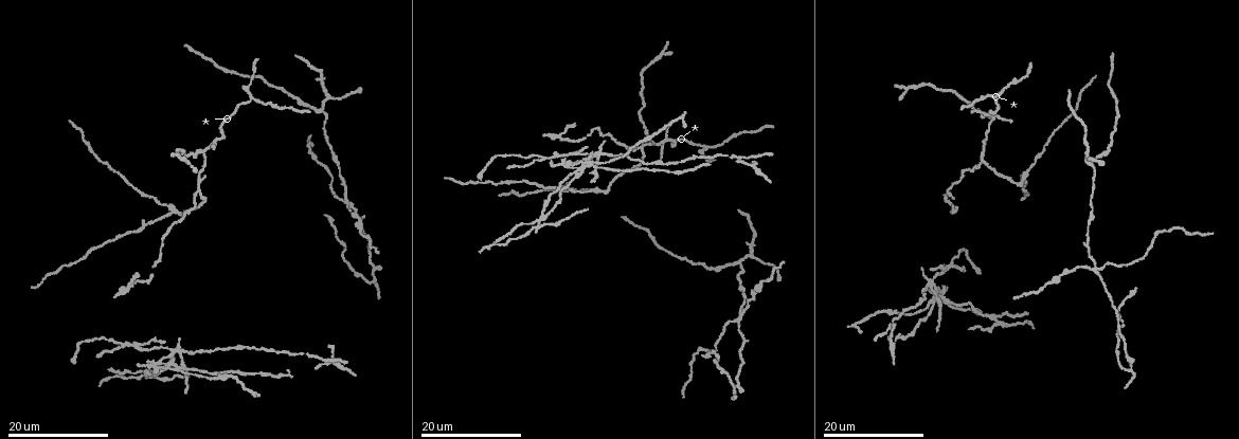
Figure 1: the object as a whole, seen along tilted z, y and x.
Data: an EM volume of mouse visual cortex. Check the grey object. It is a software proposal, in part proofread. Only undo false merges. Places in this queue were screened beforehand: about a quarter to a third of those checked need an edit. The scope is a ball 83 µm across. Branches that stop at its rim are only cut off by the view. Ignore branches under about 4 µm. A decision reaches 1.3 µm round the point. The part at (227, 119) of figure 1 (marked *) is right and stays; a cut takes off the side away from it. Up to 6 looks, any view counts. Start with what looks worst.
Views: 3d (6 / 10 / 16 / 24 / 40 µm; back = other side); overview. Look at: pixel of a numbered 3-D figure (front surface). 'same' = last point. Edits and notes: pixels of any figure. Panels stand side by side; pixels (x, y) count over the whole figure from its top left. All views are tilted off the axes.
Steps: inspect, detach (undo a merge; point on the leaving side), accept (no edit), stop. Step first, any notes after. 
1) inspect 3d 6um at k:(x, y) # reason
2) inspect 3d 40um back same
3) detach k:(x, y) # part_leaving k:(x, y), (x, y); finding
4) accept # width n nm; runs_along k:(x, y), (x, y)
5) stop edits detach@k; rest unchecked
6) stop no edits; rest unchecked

inspect 3d 16um at 1:(545, 160) # a fork

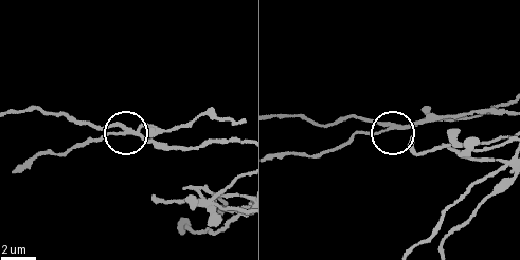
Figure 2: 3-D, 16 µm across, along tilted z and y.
inspect 3d 6um at 2:(390, 127)

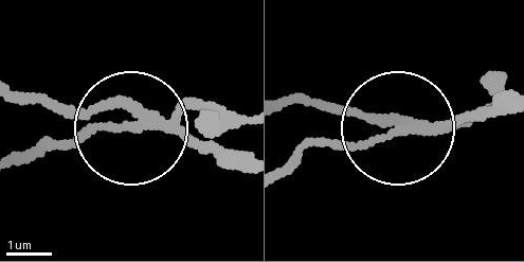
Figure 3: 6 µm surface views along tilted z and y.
detach 3:(209, 122) # width 190 nm; two cells meet here

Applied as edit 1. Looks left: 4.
inspect overview

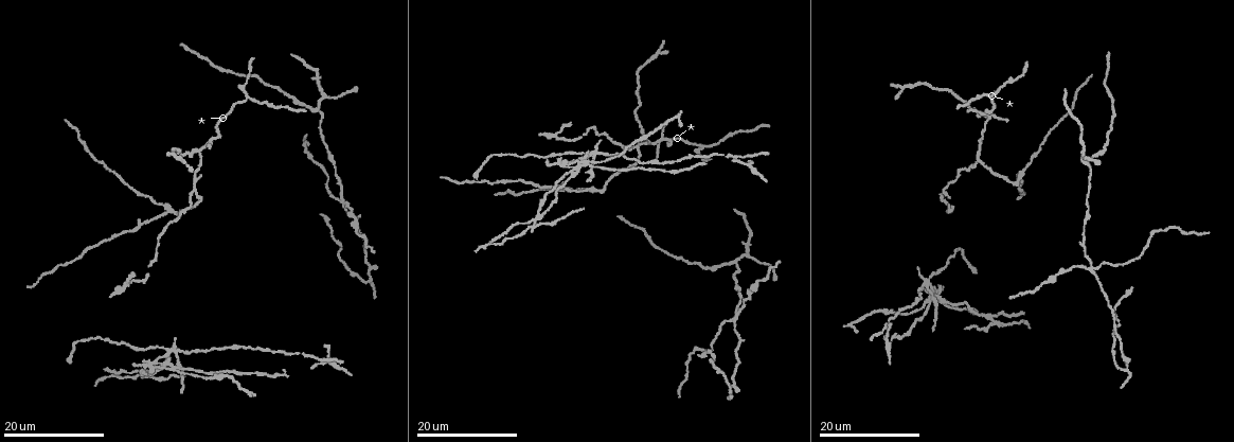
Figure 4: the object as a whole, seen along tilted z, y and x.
inspect 3d 16um at 4:(1088, 270) # four arms meet

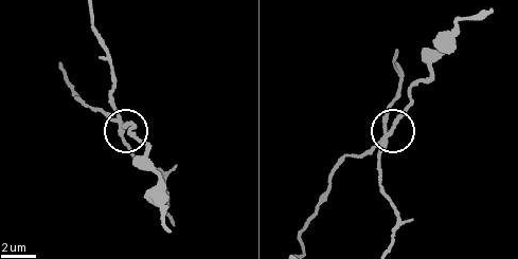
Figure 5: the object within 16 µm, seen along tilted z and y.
inspect 3d 6um at 5:(390, 135)

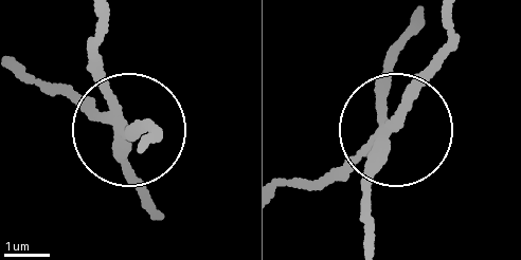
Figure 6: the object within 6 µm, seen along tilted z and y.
detach 6:(94, 105) # width 230 nm; part_leaving 6:(114, 125), (20, 64); two cells meet here

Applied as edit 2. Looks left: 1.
stop edits detach@3, detach@6; rest unchecked

